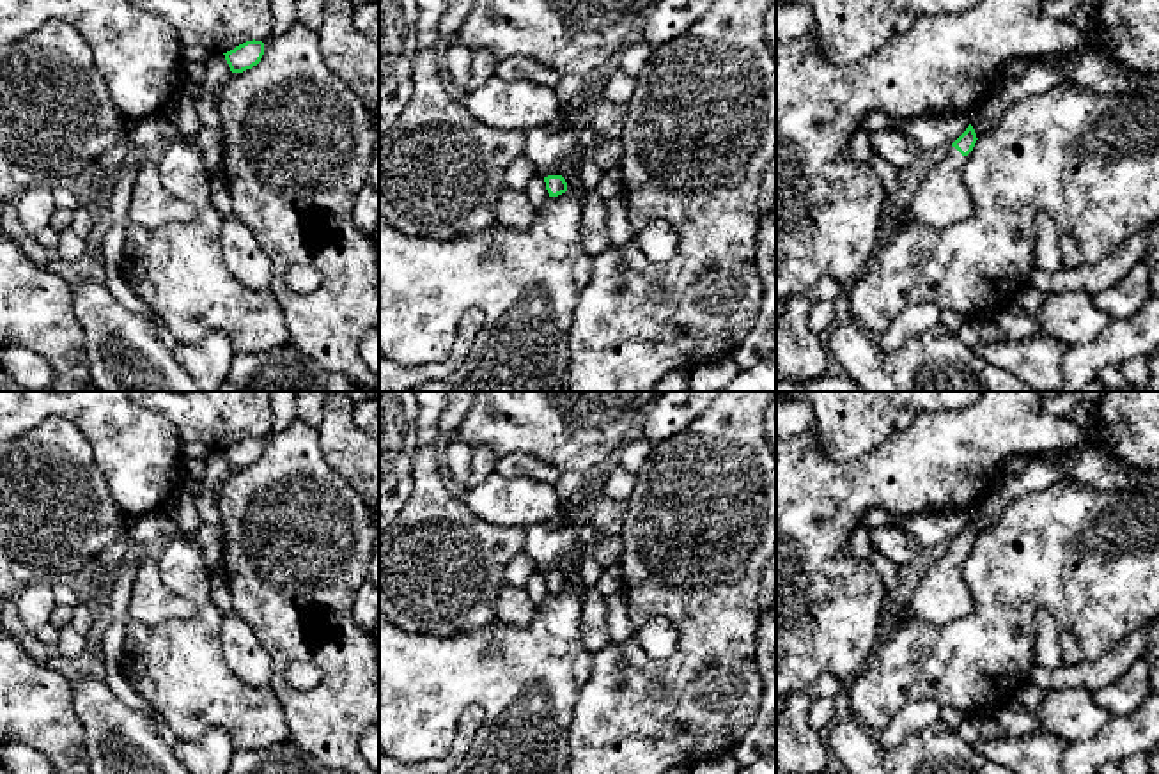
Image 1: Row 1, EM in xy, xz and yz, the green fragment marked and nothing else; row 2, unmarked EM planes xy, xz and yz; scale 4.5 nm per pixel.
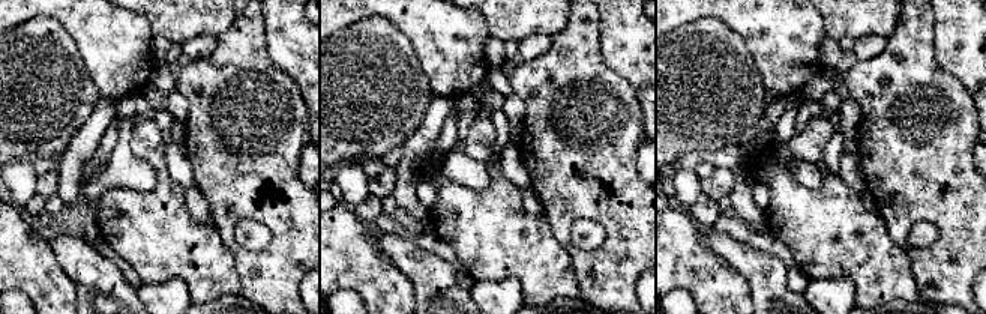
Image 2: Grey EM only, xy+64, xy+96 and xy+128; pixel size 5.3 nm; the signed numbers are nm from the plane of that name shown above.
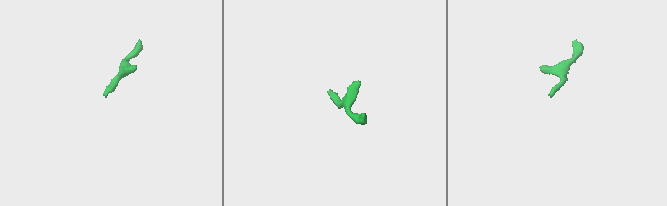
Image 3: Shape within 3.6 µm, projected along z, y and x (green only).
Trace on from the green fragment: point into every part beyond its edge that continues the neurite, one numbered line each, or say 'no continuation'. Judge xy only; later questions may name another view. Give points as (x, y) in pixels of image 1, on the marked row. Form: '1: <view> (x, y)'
no continuation

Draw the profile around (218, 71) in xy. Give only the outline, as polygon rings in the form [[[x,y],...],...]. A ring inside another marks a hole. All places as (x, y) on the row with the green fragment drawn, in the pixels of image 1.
[[[211,53],[206,62],[206,78],[202,85],[202,97],[197,103],[197,115],[206,128],[222,129],[222,119],[216,110],[216,99],[223,83],[232,76],[232,71],[223,53]]]

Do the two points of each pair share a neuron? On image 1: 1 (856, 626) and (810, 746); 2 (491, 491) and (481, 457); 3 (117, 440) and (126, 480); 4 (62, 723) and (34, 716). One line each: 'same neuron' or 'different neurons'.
1: different neurons
2: different neurons
3: same neuron
4: same neuron

